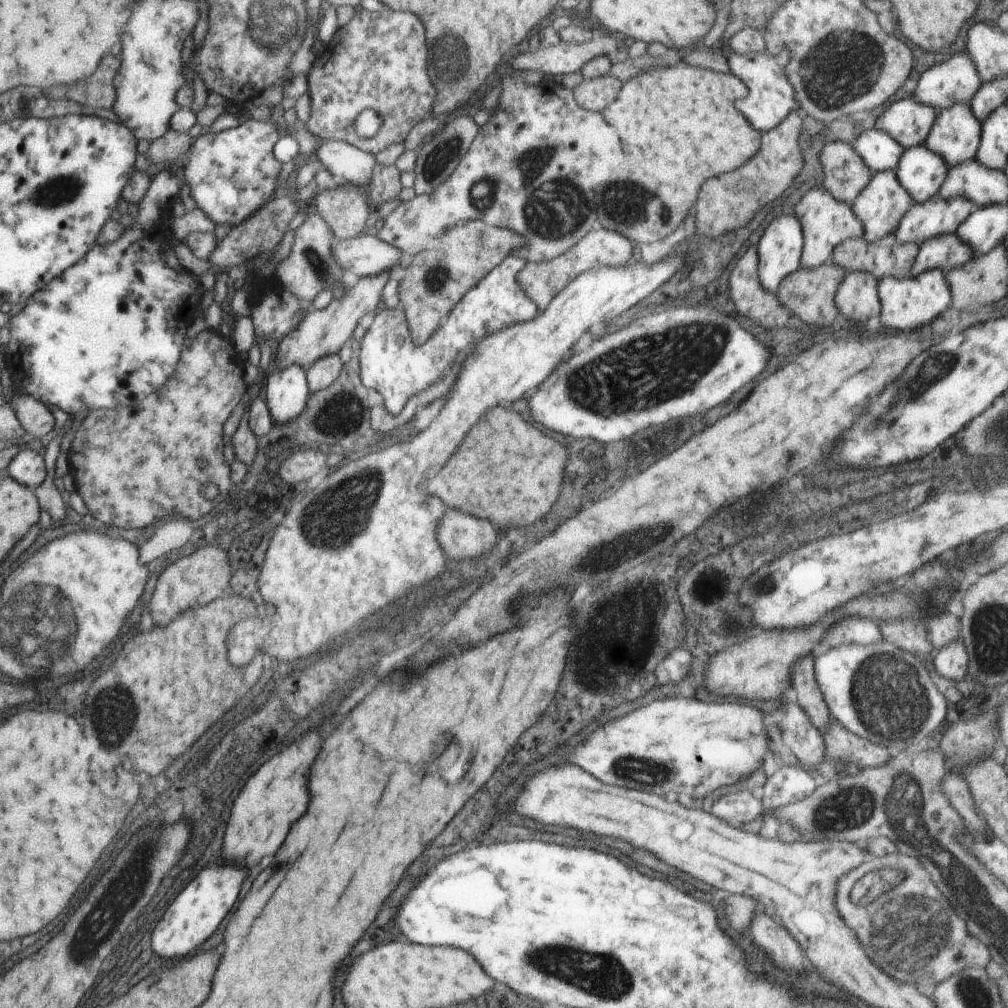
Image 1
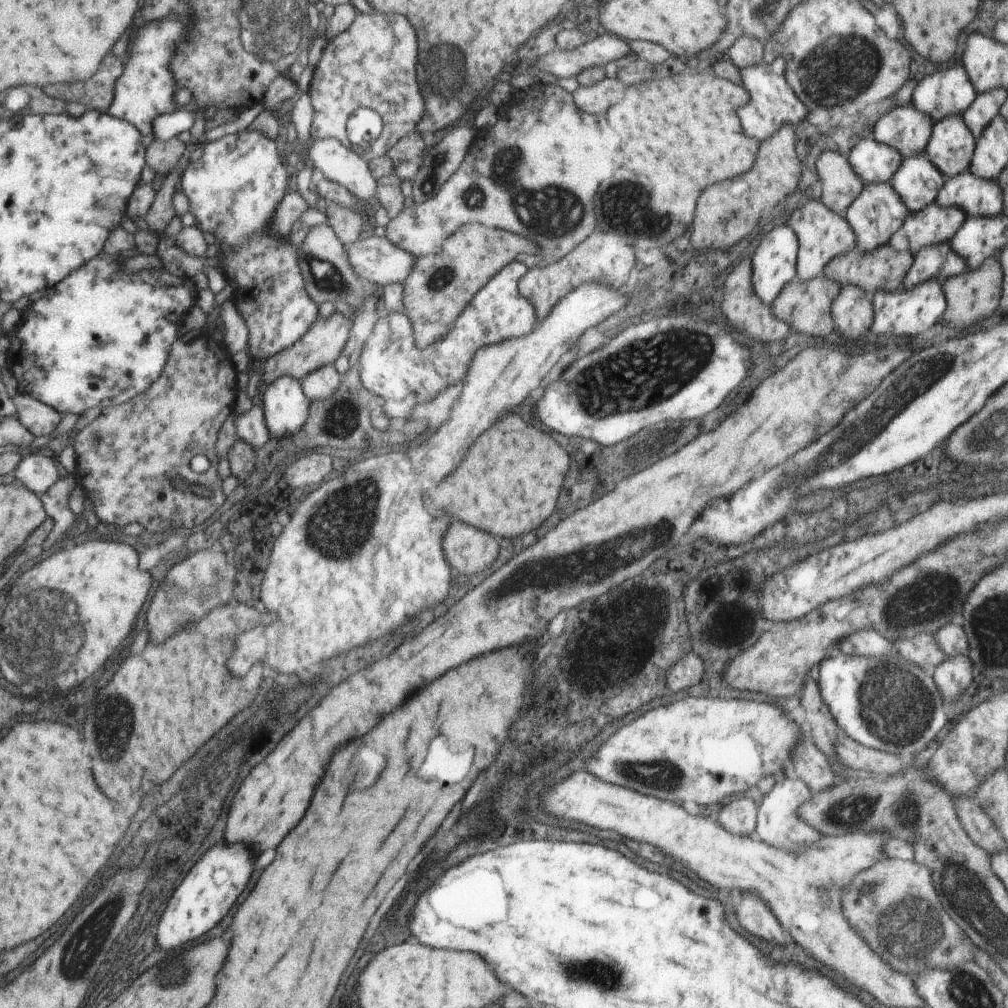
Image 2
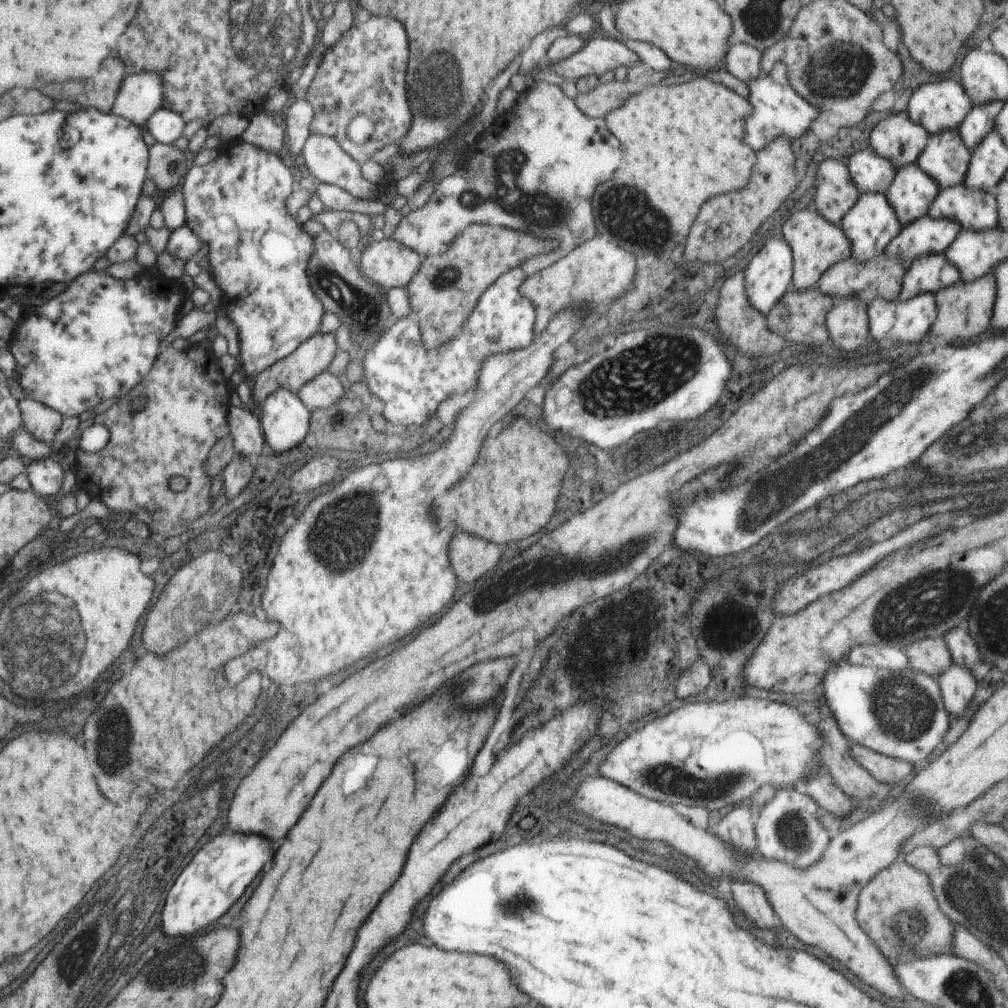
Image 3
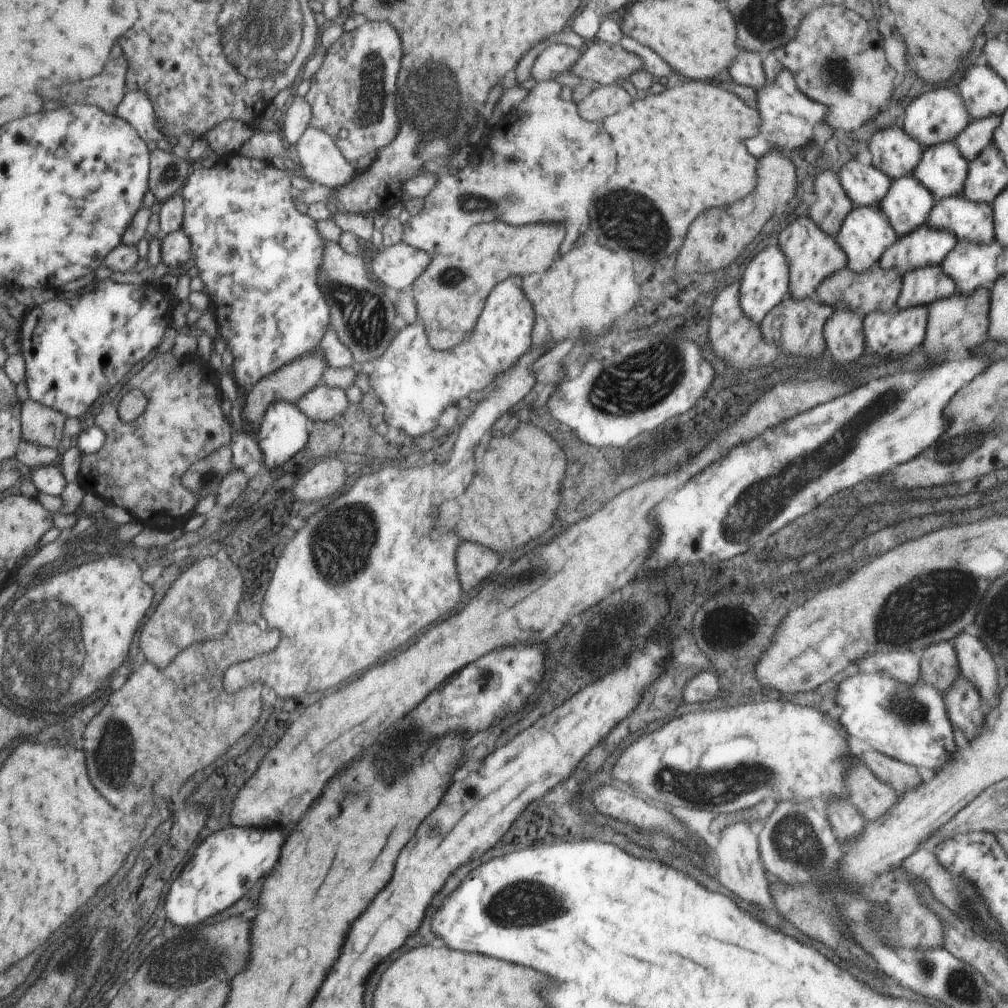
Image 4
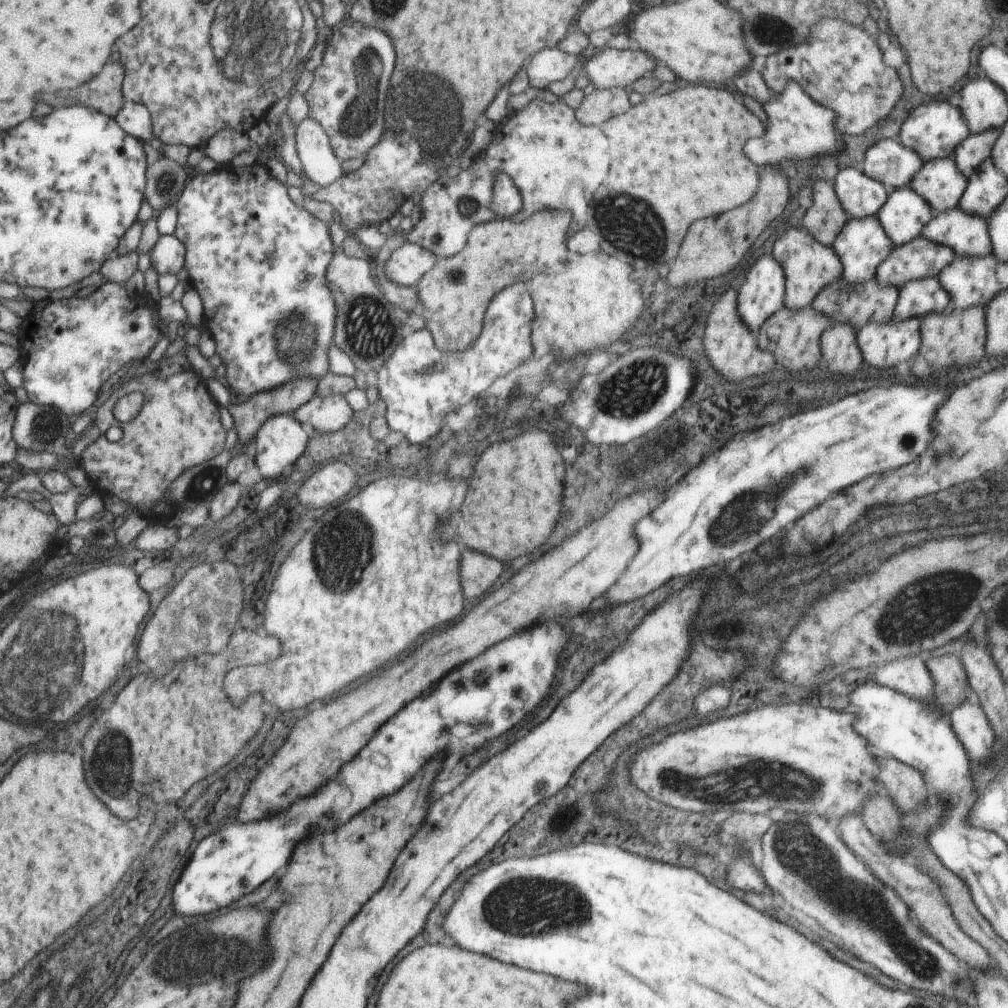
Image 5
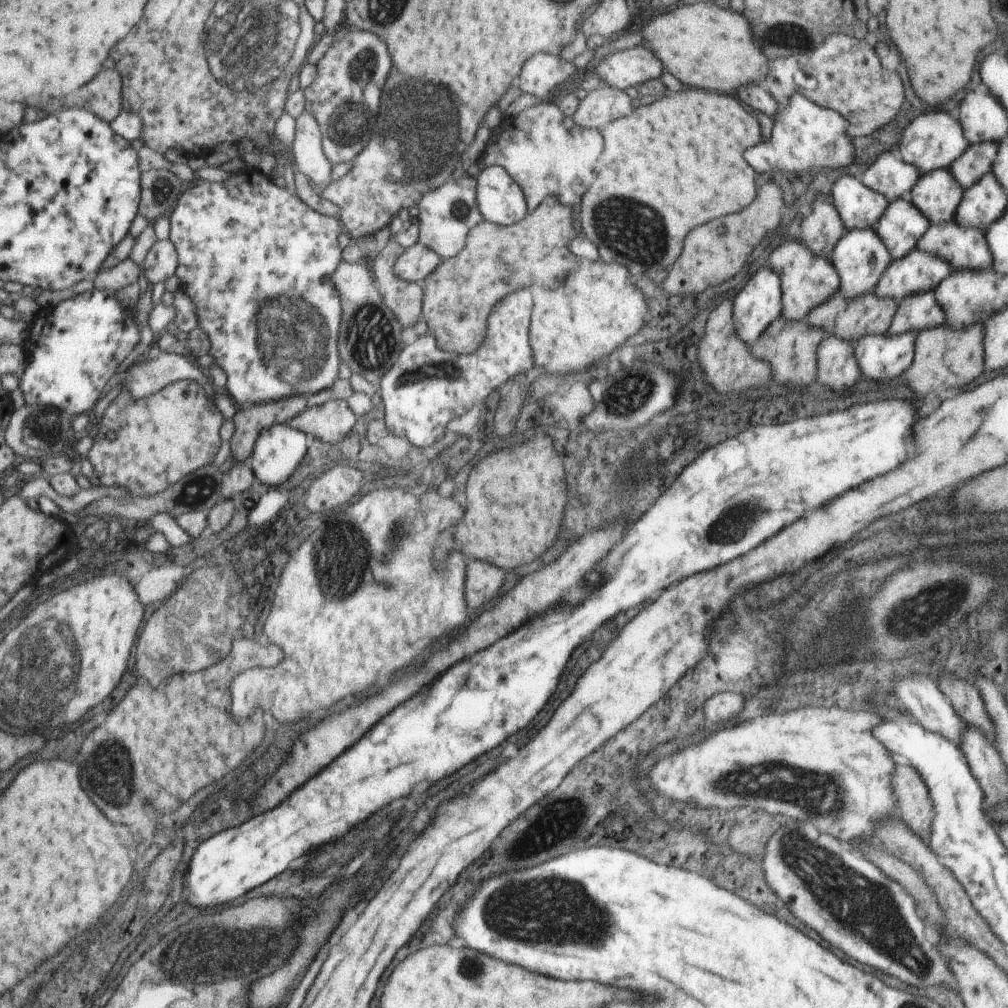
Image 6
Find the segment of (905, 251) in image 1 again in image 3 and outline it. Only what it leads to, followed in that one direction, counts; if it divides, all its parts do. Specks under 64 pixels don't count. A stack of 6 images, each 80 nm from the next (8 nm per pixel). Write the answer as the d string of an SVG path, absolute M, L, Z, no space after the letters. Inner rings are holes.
M885 252L865 263L859 263L854 257L832 265L816 284L822 294L837 300L844 297L855 297L864 305L870 306L876 299L894 301L898 298L906 268L900 259L889 259Z

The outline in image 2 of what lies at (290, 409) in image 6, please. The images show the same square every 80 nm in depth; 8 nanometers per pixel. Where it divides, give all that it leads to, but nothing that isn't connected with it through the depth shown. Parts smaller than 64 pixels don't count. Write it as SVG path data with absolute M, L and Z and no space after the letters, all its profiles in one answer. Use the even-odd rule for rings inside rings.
M336 312L329 320L322 321L317 319L308 332L300 340L297 340L290 348L282 351L276 356L268 358L264 366L264 374L259 385L268 386L271 382L282 377L290 377L302 382L305 376L308 376L316 369L333 364L341 355L344 344L350 337L350 326L353 322Z

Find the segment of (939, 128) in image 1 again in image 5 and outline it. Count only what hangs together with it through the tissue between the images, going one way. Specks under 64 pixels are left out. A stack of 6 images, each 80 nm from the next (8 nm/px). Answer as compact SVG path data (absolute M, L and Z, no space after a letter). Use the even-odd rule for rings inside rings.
M953 156L923 163L912 179L912 190L930 205L935 217L956 209L966 190L968 179L958 170Z

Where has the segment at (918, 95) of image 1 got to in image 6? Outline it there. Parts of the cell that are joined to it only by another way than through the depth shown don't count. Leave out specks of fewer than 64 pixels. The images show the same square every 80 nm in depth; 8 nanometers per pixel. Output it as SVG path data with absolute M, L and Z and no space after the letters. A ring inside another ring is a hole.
M928 111L918 116L904 132L897 147L898 156L909 165L914 165L921 174L936 169L948 169L969 147L961 124L944 112Z

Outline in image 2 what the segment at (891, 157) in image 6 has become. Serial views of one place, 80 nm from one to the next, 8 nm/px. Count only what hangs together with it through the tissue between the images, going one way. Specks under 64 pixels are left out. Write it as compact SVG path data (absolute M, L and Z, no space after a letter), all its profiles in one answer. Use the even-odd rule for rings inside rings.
M912 104L898 107L879 117L873 128L872 138L880 144L895 148L904 159L922 154L934 122L928 115L918 112Z

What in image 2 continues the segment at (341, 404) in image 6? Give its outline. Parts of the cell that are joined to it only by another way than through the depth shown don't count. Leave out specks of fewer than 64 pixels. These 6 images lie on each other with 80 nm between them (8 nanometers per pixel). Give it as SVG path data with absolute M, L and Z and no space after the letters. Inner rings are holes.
M329 364L305 376L301 389L309 402L319 401L330 398L338 390L341 381L342 376L333 364Z

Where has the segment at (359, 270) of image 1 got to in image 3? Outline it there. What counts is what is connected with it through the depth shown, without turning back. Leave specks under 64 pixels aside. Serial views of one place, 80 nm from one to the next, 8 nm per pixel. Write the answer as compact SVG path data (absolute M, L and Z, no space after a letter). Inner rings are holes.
M394 239L371 243L361 254L359 269L362 276L387 290L406 287L425 259Z

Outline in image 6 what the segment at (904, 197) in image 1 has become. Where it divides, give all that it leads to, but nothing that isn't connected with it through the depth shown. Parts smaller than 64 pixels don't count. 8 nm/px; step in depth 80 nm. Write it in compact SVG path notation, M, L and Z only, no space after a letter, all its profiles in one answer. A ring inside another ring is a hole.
M855 229L845 232L833 250L832 263L840 279L838 297L852 301L872 293L884 271L889 268L891 258L888 249L874 229Z

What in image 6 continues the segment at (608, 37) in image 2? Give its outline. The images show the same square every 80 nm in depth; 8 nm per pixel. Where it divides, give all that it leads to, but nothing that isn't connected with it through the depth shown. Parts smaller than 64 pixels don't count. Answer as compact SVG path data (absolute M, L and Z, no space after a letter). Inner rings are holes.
M644 44L608 55L596 68L606 86L623 91L660 79L663 70L662 61Z

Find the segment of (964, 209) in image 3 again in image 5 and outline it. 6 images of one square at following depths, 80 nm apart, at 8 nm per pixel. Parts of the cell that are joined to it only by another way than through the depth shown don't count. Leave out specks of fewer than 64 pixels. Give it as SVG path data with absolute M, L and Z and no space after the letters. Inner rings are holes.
M957 206L936 215L920 236L946 245L958 257L985 257L993 252L988 220L962 212Z

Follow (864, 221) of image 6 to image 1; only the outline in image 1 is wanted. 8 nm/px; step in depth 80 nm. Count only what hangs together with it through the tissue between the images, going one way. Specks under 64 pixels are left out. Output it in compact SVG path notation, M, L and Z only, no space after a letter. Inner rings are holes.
M875 128L862 131L854 148L872 174L894 171L905 151L896 139Z

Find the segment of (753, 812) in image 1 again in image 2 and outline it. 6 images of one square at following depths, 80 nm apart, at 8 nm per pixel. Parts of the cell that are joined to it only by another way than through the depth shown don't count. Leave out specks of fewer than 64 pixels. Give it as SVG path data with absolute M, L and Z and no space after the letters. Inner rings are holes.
M753 794L743 798L737 797L727 806L723 806L718 814L717 823L730 834L752 838L755 836L757 825L758 802L758 798Z

